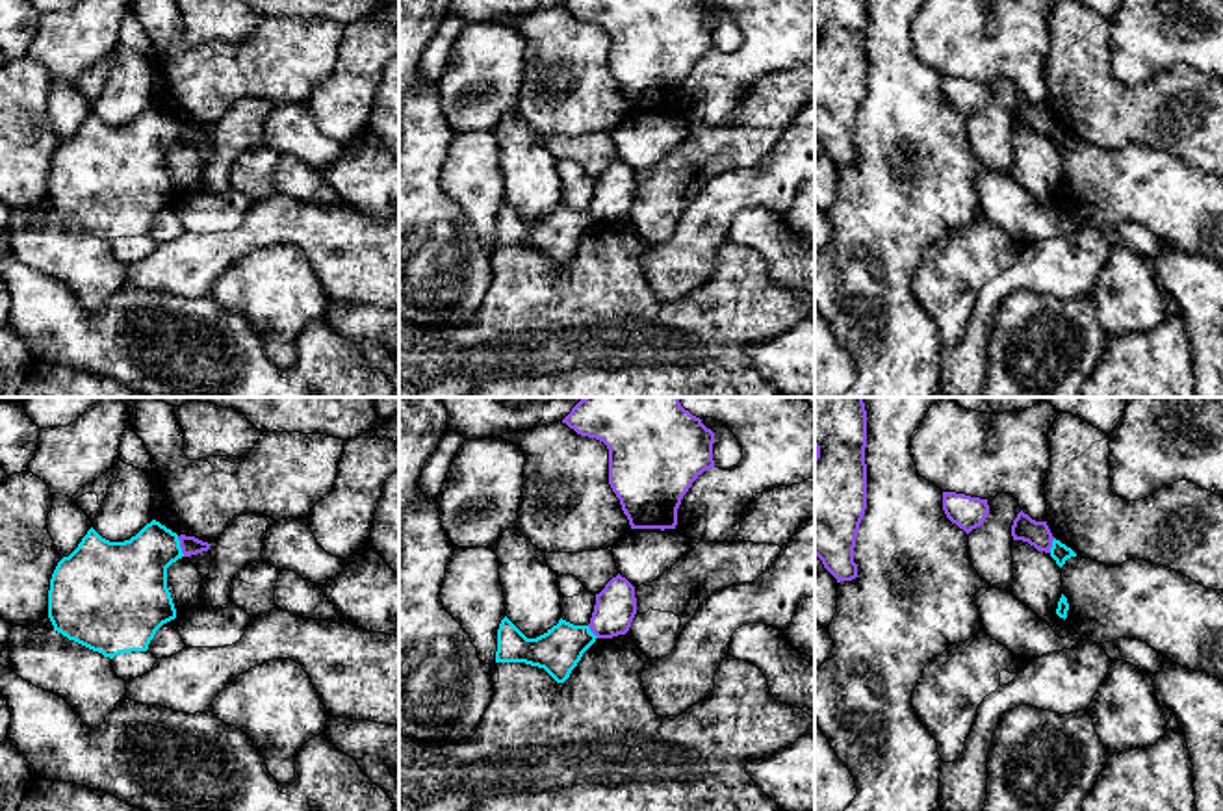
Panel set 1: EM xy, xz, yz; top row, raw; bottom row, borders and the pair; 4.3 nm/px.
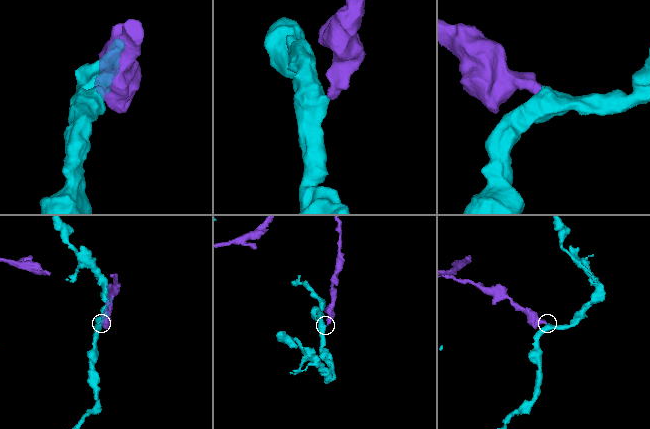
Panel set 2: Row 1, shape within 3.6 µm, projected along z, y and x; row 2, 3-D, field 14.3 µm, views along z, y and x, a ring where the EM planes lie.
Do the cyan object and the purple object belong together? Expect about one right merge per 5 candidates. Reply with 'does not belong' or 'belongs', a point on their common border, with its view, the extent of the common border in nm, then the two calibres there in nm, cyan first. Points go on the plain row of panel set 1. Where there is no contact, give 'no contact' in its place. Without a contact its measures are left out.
does not belong; contact xy (179, 130); length 90 nm; calibres 320 and 80 nm

